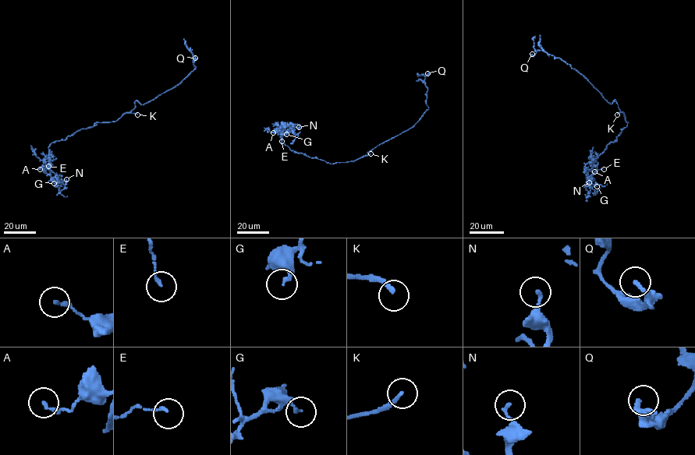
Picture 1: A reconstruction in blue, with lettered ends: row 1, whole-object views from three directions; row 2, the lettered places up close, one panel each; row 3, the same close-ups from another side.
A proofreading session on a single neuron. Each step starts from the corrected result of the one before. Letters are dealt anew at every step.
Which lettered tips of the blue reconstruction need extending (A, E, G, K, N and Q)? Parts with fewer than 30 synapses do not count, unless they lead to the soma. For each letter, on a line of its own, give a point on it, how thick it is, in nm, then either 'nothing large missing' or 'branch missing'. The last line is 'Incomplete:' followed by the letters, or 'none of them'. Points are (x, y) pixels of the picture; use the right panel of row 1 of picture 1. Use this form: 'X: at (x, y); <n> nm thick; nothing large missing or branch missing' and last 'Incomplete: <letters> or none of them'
A: at (594, 171); 170 nm thick; nothing large missing
E: at (604, 169); 140 nm thick; nothing large missing
G: at (597, 186); 220 nm thick; nothing large missing
K: at (617, 114); 200 nm thick; branch missing
N: at (589, 182); 190 nm thick; nothing large missing
Q: at (532, 54); 280 nm thick; nothing large missing
Incomplete: K

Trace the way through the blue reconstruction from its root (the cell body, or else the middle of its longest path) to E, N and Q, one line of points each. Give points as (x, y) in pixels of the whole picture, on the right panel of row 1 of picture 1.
E: (624, 114), (627, 125), (622, 130), (616, 140), (609, 142), (592, 161), (597, 170), (604, 169)
N: (624, 114), (627, 125), (584, 172), (590, 187), (589, 182)
Q: (624, 114), (615, 99), (610, 104), (570, 65), (541, 51), (532, 54)

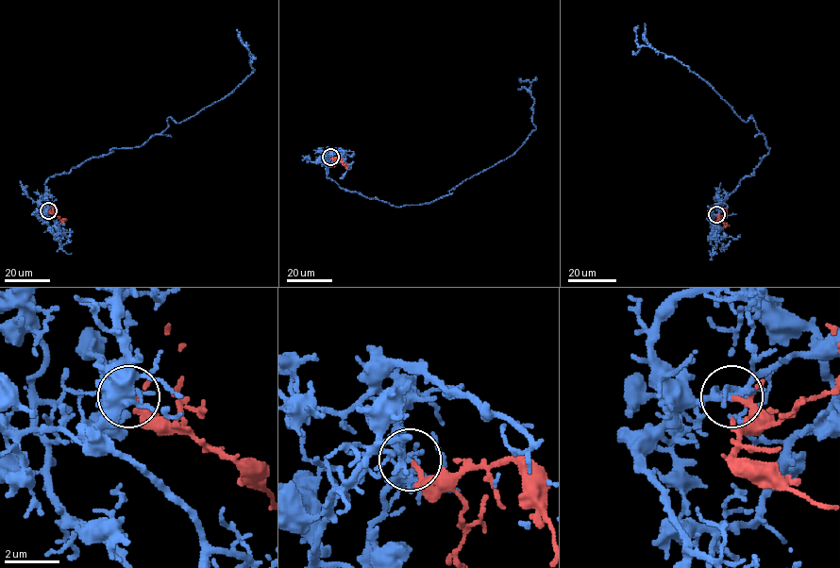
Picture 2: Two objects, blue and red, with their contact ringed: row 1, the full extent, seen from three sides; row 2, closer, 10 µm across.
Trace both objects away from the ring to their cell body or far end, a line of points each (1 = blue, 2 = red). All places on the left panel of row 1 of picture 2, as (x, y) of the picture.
1: (48, 210), (49, 177), (113, 148), (142, 145), (170, 117), (180, 123), (228, 95), (255, 70), (240, 31)
2: (48, 210), (60, 220), (67, 219)

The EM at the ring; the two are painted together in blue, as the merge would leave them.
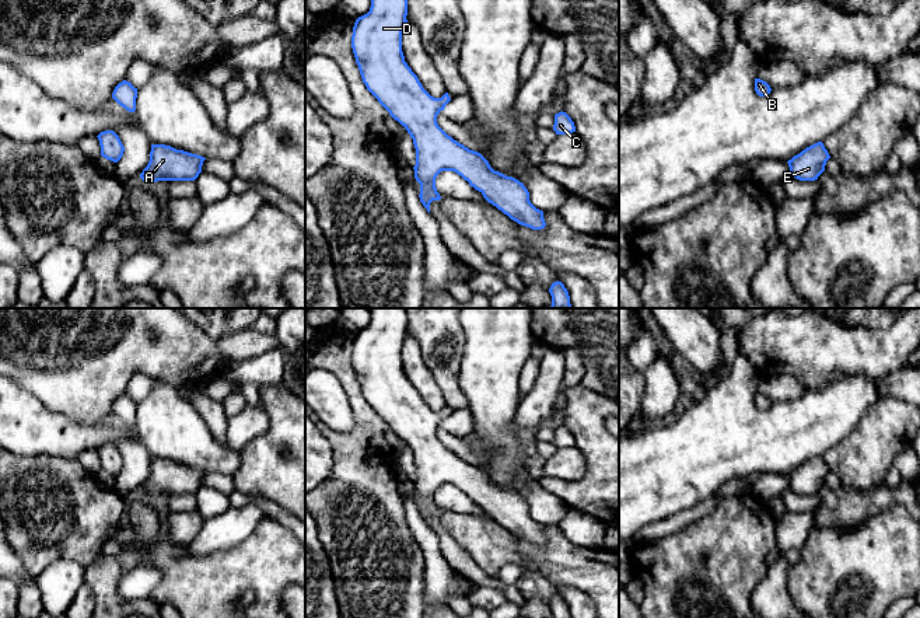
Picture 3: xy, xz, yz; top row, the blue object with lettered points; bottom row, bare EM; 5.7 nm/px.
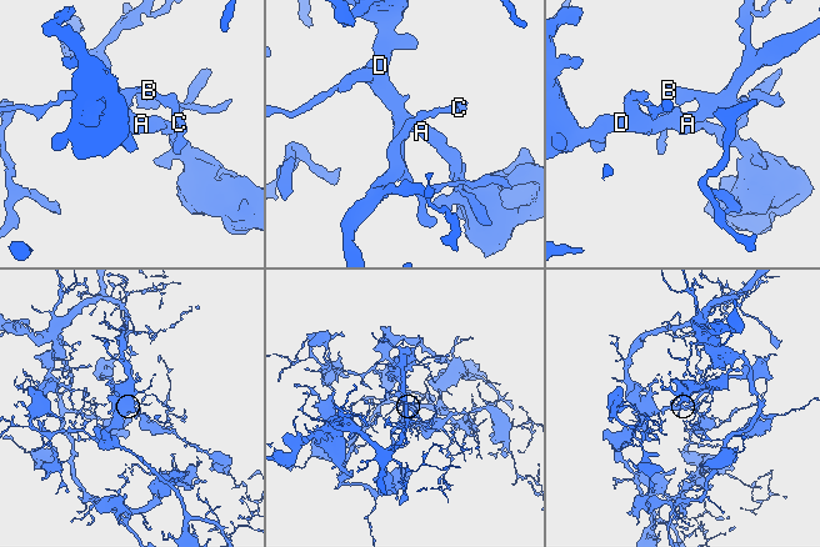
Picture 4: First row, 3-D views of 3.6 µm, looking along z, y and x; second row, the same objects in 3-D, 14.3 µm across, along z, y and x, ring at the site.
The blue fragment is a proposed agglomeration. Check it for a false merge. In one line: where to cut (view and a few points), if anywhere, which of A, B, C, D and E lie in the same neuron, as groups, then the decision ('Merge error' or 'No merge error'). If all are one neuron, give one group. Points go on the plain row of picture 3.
No split. Groups: A B C D E. No merge error

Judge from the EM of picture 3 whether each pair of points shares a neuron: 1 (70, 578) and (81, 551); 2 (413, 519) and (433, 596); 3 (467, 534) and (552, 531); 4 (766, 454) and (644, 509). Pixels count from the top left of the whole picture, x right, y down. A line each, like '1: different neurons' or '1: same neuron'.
1: different neurons
2: same neuron
3: same neuron
4: same neuron

